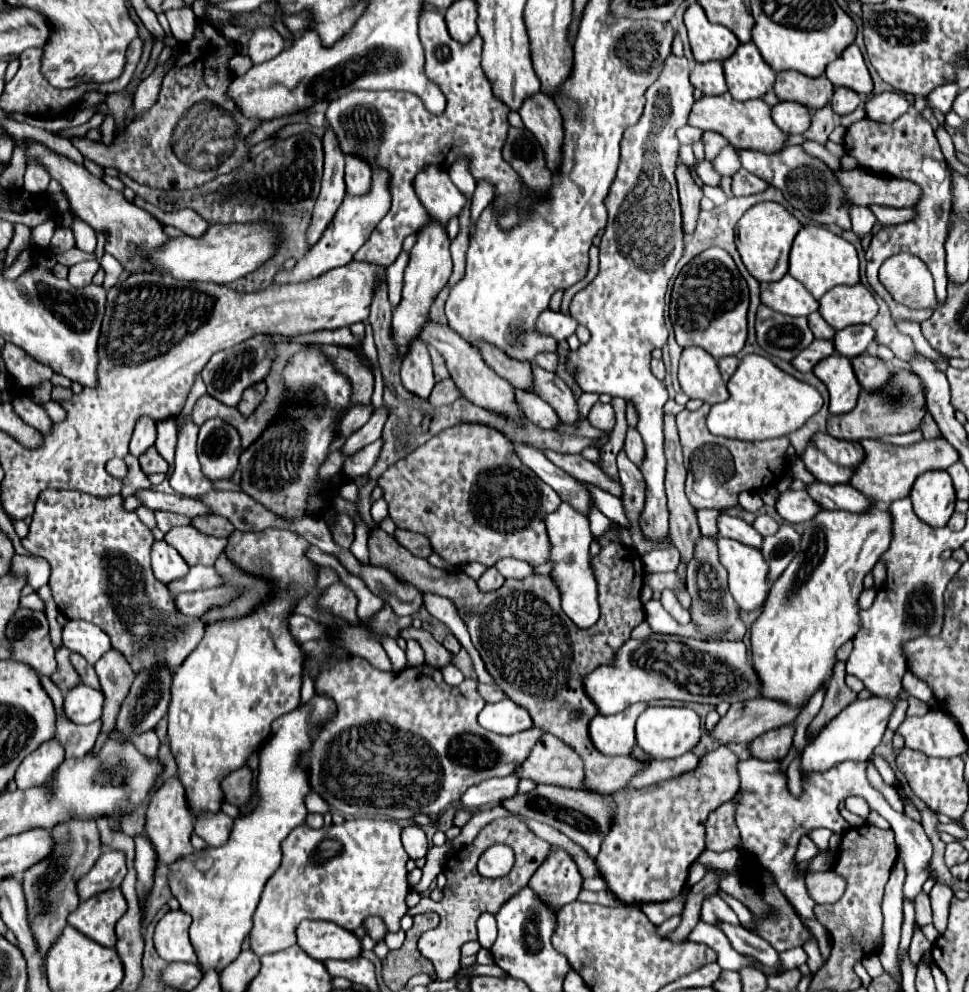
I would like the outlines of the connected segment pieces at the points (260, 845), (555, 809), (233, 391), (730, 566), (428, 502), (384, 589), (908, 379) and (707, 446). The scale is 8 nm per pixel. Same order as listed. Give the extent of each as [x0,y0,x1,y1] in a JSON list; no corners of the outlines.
[[168,695,334,973],[502,785,612,857],[202,335,276,407],[718,539,768,611],[378,423,562,567],[342,551,422,617],[826,371,926,441],[676,405,790,511]]

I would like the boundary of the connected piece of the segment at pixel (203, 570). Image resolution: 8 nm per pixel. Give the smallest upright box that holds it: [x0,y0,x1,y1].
[170,565,224,595]

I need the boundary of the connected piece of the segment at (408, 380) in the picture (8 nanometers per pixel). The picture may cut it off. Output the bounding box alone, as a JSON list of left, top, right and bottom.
[400,341,434,399]

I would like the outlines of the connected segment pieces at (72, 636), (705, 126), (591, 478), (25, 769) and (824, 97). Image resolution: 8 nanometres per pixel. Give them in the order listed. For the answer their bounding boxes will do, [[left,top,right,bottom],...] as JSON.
[[62,619,110,665],[688,93,788,153],[544,451,622,497],[14,737,64,789],[774,71,834,111]]

